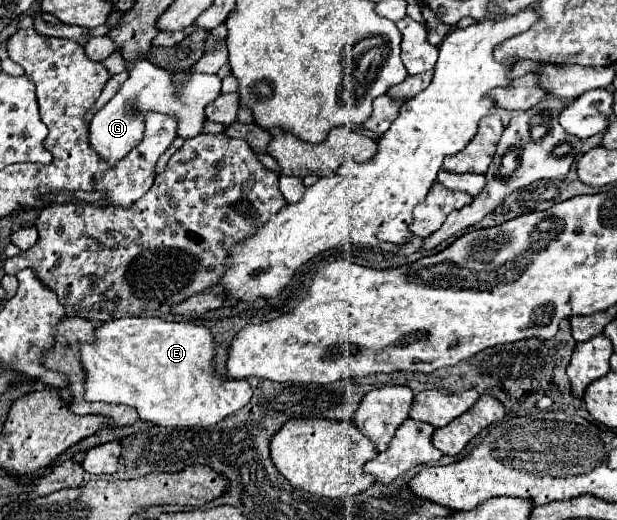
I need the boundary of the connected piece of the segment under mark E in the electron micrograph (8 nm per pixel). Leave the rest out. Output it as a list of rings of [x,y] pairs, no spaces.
[[[121,317],[105,321],[95,329],[91,343],[81,343],[81,365],[85,371],[85,401],[123,403],[137,409],[145,423],[159,427],[209,427],[245,407],[253,395],[243,379],[219,379],[205,359],[213,359],[213,335],[207,327],[189,321],[165,321],[159,317]]]

